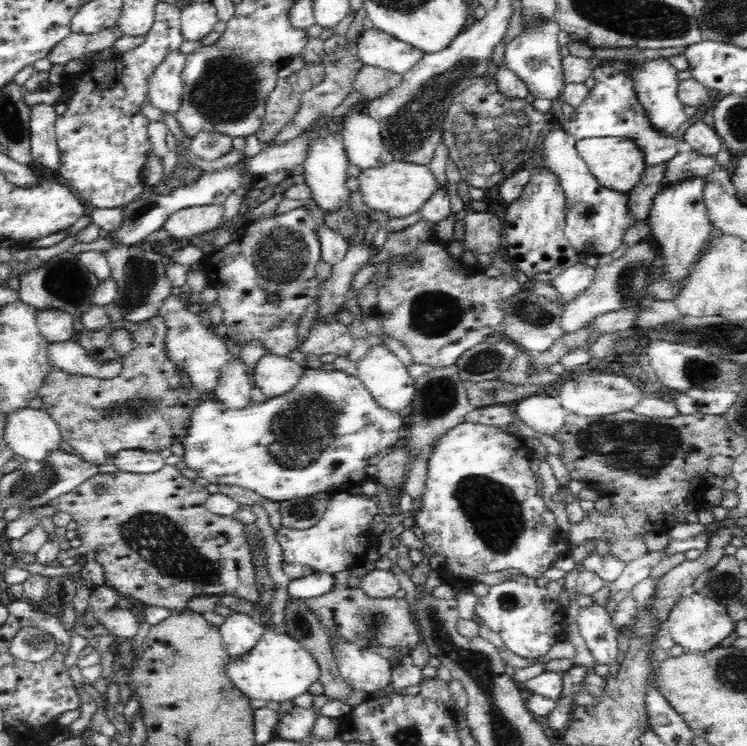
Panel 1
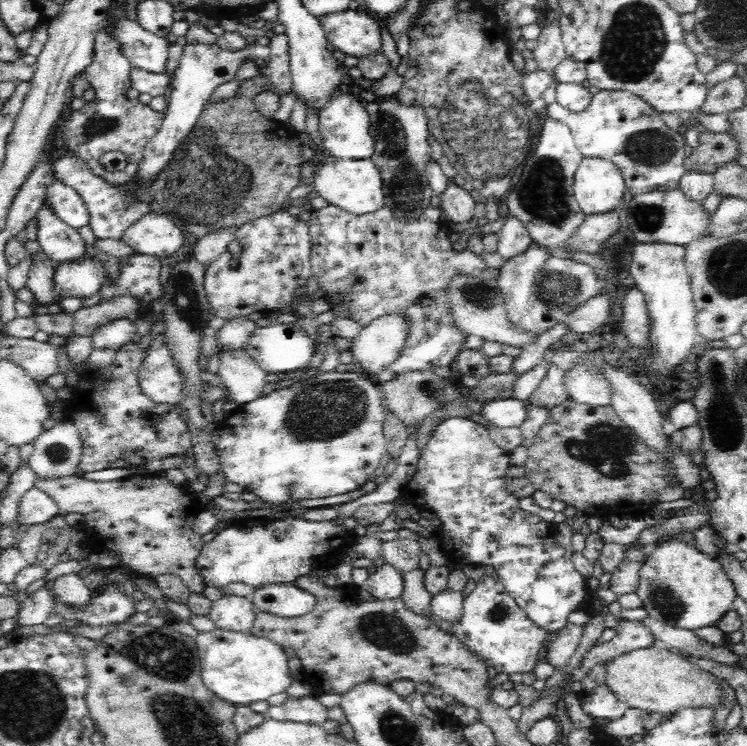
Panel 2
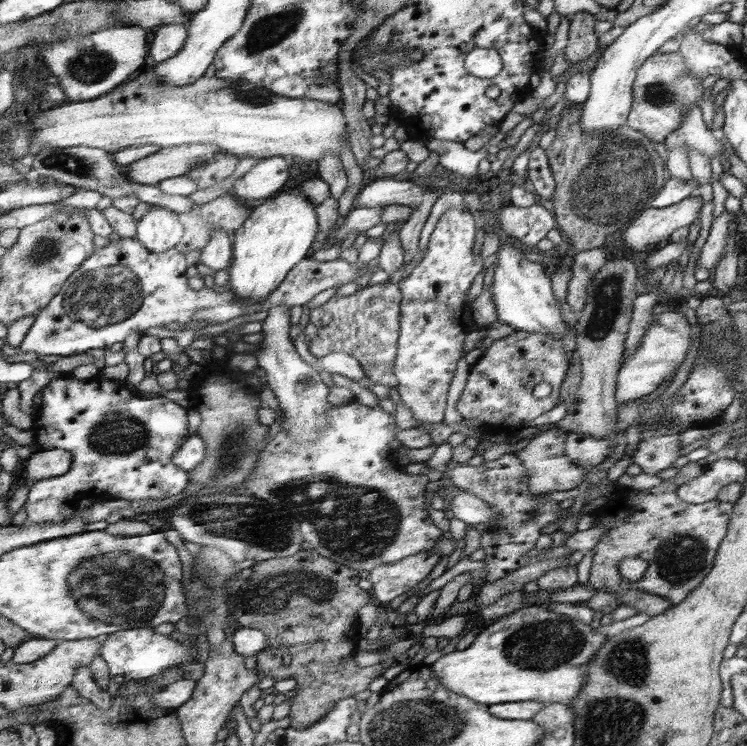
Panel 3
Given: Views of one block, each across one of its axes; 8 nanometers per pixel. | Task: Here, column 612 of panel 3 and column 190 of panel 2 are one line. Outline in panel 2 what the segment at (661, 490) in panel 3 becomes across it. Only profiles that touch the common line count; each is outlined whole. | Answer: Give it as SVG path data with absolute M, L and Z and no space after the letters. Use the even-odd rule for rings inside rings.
M79 473L62 478L37 478L35 487L43 490L48 496L50 496L50 498L54 499L54 502L56 502L57 507L59 508L60 515L72 514L72 512L82 514L83 522L81 525L81 530L85 534L83 545L88 546L91 551L104 551L111 547L111 551L115 552L119 556L120 562L118 566L128 566L128 568L131 570L130 576L134 574L134 576L142 576L145 578L145 580L149 579L153 581L156 576L160 576L162 574L172 574L179 576L183 580L183 583L191 590L191 592L202 593L204 588L206 588L203 578L200 576L199 570L195 568L195 560L201 551L201 548L205 545L202 535L192 529L195 516L198 512L198 507L195 505L191 494L183 488L178 487L178 485L174 485L172 481L168 480L164 473L155 474L152 476L134 474L127 479L111 480L108 482L88 480Z

